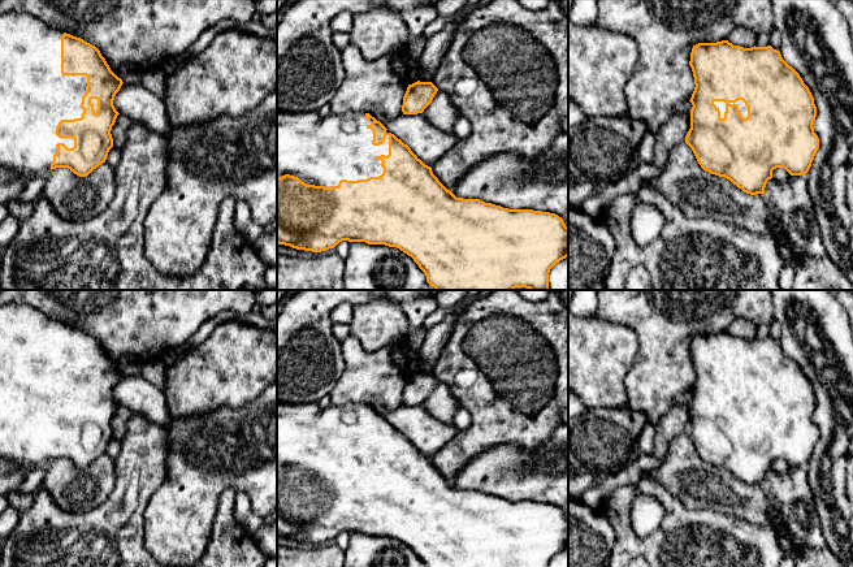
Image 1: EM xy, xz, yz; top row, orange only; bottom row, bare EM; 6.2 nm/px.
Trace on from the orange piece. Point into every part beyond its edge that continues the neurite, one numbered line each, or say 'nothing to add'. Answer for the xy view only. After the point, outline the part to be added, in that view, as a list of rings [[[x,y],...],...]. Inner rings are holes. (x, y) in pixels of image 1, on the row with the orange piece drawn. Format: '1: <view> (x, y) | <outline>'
1: xy (34, 95) | [[[5,13],[0,17],[0,165],[5,169],[46,177],[51,172],[57,143],[74,147],[73,138],[59,138],[56,127],[61,120],[81,118],[79,107],[86,94],[86,75],[61,74],[62,31],[53,29],[27,13]]]

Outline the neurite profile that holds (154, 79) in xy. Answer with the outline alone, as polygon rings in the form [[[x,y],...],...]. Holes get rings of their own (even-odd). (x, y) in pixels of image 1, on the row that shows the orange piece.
[[[146,69],[142,73],[140,83],[153,92],[155,95],[160,96],[161,99],[165,96],[165,79],[168,74],[161,69]]]

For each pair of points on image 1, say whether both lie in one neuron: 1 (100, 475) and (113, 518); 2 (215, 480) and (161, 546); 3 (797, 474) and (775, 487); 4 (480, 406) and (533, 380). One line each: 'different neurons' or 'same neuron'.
1: different neurons
2: same neuron
3: same neuron
4: same neuron

